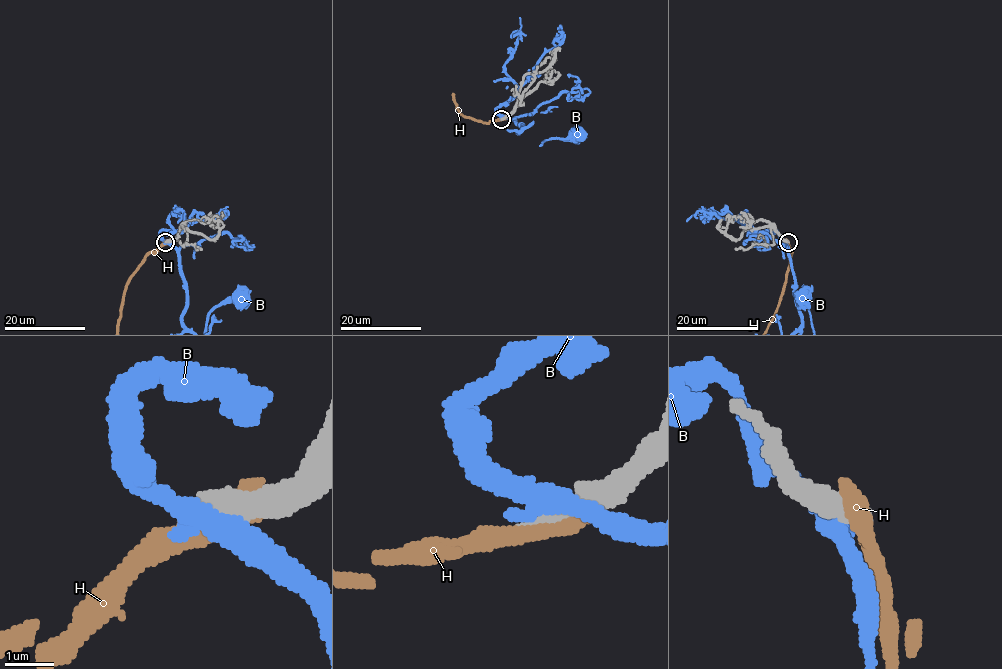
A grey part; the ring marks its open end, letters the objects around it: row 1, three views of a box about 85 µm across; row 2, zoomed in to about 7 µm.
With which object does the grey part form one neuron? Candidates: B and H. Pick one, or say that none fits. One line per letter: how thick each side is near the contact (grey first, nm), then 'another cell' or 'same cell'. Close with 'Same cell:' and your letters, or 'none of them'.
B: 600/440 nm | another cell
H: 600/500 nm | another cell
Same cell: none of them

